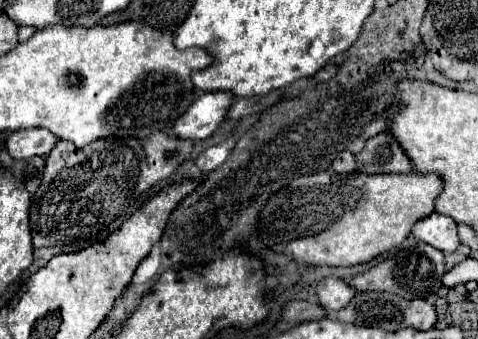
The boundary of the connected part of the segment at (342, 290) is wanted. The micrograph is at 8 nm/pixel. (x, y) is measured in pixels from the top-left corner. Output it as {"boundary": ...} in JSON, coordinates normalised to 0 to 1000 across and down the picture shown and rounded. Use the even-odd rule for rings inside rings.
{"boundary":[[[678,820],[665,838],[665,897],[682,914],[682,926],[703,926],[711,909],[720,909],[745,855],[736,855],[720,826],[711,820]]]}

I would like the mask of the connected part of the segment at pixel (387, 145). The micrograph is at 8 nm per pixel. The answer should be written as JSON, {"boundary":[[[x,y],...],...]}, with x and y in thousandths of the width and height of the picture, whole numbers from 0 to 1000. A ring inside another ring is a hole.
{"boundary":[[[816,395],[774,407],[753,454],[745,454],[753,513],[854,513],[862,507],[858,472]]]}

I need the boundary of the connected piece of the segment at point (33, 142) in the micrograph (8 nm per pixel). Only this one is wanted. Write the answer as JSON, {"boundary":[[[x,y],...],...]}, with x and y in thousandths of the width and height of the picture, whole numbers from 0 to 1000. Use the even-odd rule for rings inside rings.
{"boundary":[[[50,378],[17,401],[13,437],[25,466],[50,472],[67,460],[100,460],[117,419],[121,407],[109,401],[96,378]]]}

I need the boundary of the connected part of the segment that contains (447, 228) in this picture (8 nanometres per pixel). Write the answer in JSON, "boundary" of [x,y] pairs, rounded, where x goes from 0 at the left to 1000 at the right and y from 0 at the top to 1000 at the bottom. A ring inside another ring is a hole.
{"boundary":[[[904,625],[900,643],[879,643],[879,655],[870,655],[870,667],[862,667],[862,696],[925,737],[929,749],[937,743],[954,743],[962,708],[954,690],[954,655],[941,637]]]}

